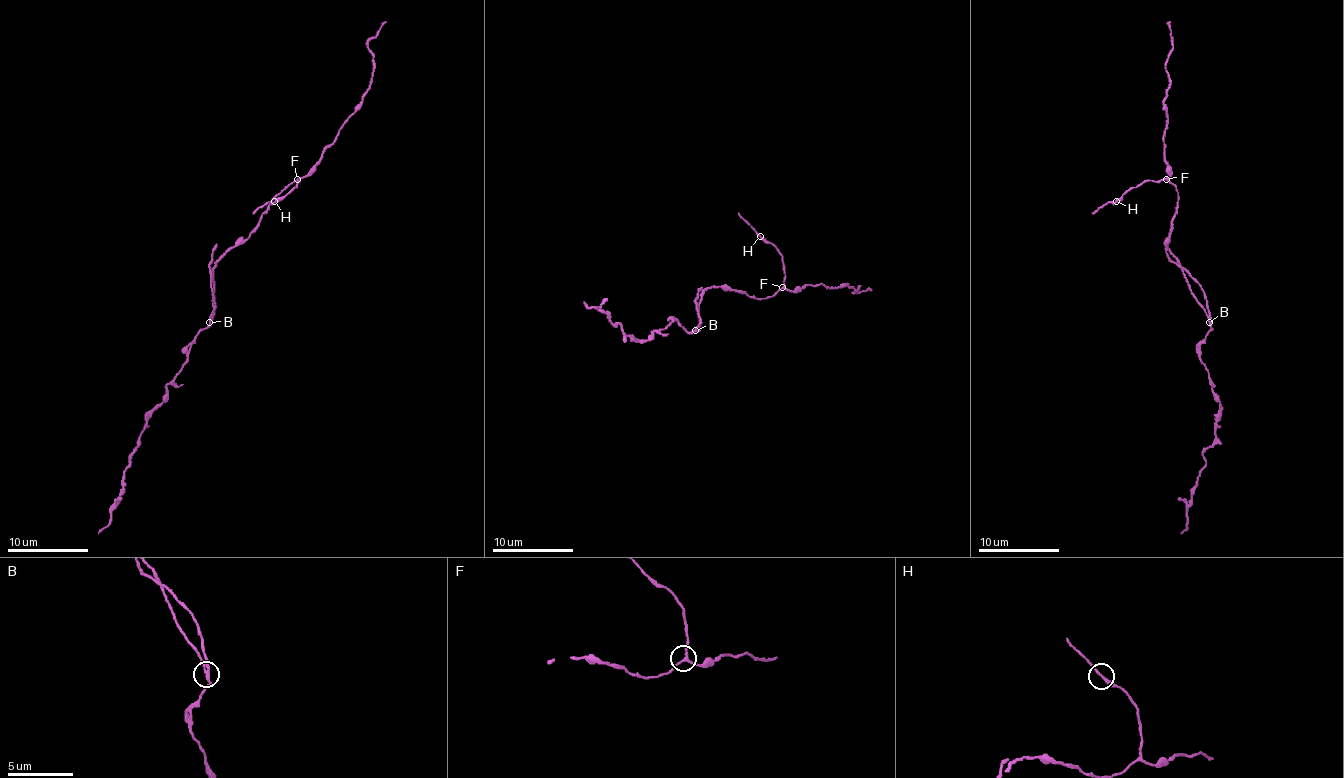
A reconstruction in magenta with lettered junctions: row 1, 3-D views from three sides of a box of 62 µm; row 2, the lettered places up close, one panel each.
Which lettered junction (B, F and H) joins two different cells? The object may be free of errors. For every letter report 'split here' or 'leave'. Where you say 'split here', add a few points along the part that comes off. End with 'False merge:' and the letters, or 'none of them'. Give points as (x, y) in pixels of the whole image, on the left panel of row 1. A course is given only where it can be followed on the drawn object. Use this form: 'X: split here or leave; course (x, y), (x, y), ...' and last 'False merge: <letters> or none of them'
B: split here; course (210, 322), (192, 344), (187, 362), (149, 419), (123, 477), (119, 504), (111, 522), (99, 534)
F: leave
H: leave
False merge: B

